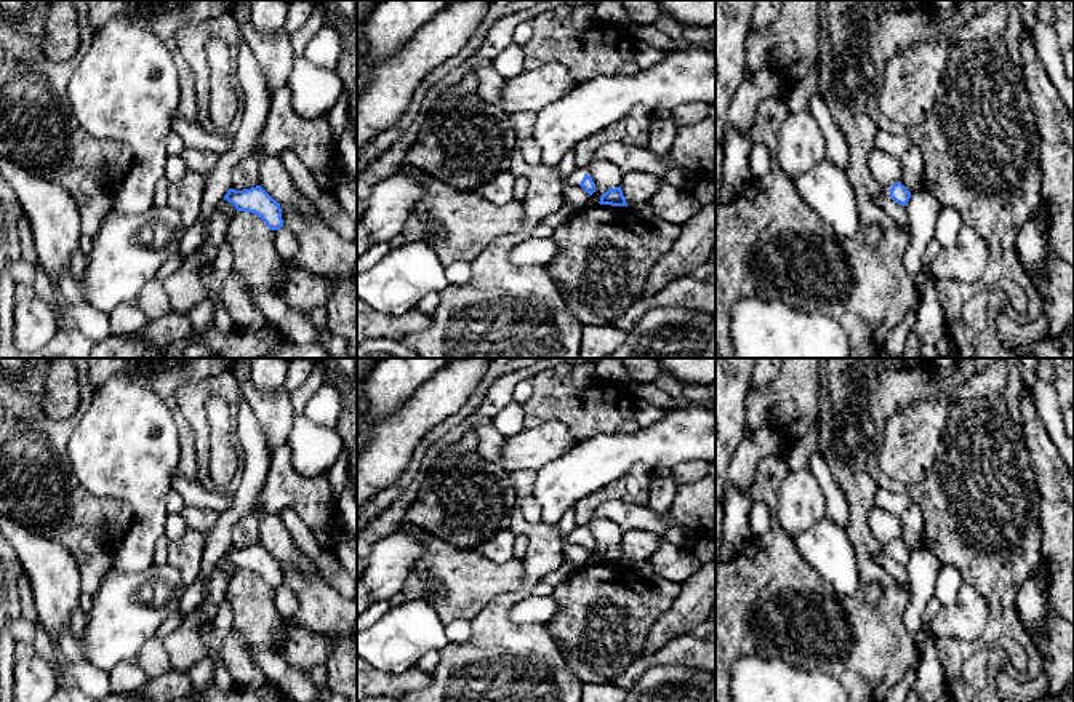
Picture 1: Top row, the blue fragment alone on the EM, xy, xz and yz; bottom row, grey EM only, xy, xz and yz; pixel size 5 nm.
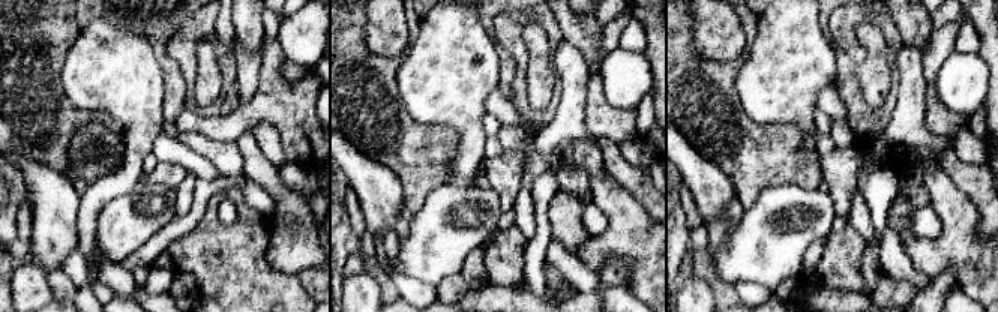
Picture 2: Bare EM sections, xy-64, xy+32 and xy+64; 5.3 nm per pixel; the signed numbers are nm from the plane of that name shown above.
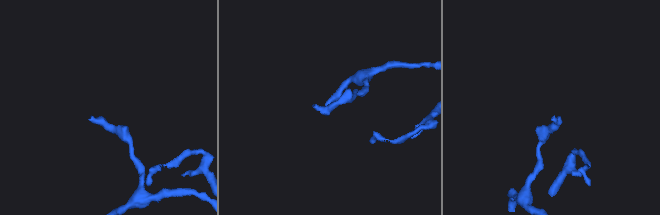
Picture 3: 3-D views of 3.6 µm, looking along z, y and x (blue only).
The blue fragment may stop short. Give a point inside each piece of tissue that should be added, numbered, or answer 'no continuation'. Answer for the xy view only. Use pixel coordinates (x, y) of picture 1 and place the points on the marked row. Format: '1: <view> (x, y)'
no continuation

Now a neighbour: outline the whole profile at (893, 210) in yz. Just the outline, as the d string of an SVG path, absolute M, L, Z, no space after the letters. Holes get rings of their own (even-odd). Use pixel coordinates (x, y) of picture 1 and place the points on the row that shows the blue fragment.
M890 192L879 193L874 201L887 213L890 219L893 219L900 227L908 229L909 227L909 216L906 211L906 206L896 203Z

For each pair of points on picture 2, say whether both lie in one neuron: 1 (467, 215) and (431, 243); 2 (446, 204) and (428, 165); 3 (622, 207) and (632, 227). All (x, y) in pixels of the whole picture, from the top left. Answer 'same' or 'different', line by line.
1: same
2: different
3: same

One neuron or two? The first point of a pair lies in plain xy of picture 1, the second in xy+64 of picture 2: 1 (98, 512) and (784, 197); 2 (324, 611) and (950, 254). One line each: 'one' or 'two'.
1: two
2: one

